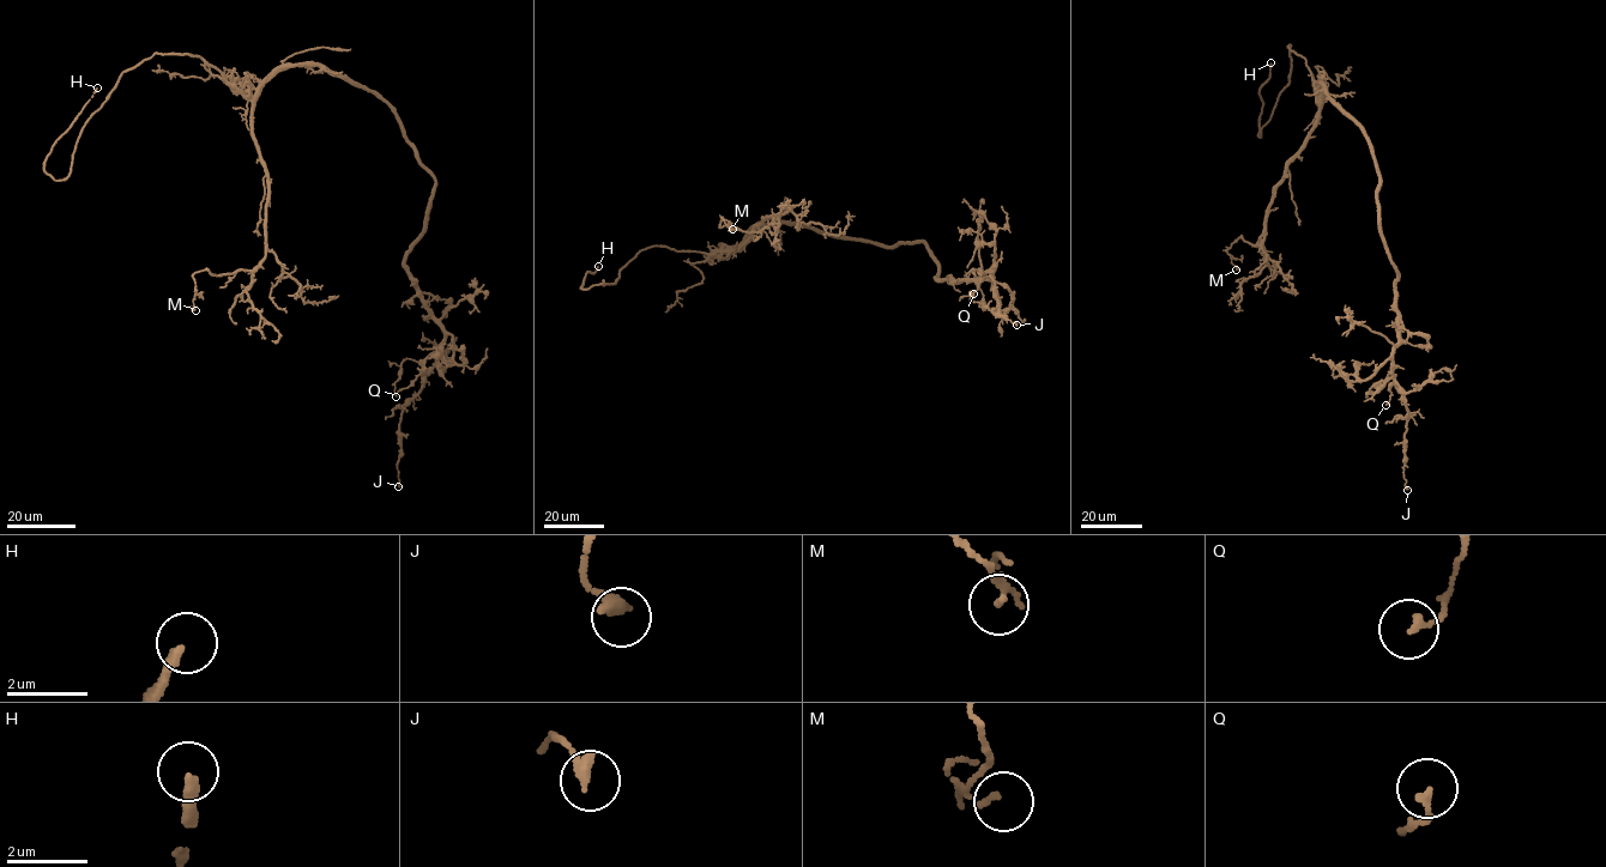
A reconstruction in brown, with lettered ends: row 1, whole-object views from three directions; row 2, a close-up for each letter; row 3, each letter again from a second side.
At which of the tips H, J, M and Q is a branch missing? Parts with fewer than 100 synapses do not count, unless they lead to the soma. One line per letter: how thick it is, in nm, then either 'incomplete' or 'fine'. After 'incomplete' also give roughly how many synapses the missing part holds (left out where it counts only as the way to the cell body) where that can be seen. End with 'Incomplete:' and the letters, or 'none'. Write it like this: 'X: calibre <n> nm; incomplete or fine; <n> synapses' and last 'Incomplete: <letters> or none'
H: calibre 240 nm; incomplete
J: calibre 320 nm; fine
M: calibre 70 nm; fine
Q: calibre 190 nm; fine
Incomplete: H

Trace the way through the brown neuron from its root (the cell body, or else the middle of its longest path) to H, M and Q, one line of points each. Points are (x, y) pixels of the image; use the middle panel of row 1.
H: (802, 224), (754, 228), (734, 250), (650, 247), (621, 268), (615, 282), (579, 288), (598, 266)
M: (802, 224), (754, 228), (742, 250), (762, 219), (776, 216), (747, 232), (719, 226), (722, 218), (732, 229)
Q: (802, 224), (885, 246), (923, 242), (940, 264), (936, 278), (974, 282), (991, 273), (973, 293)

